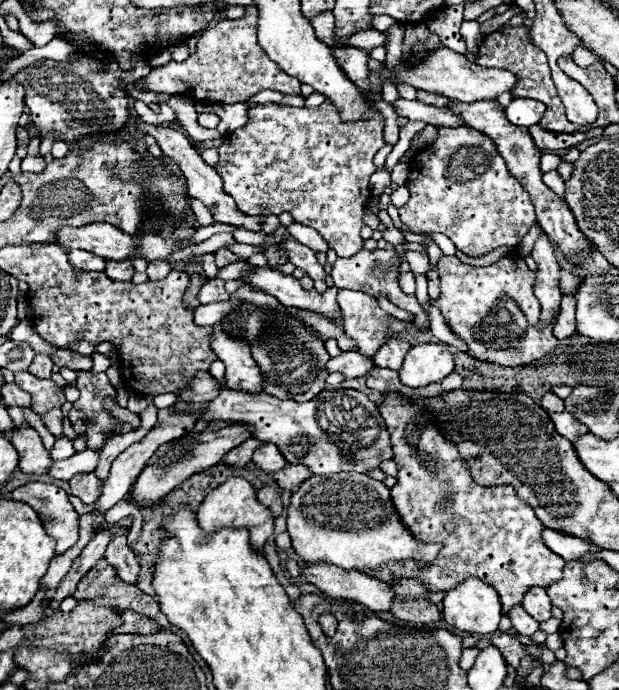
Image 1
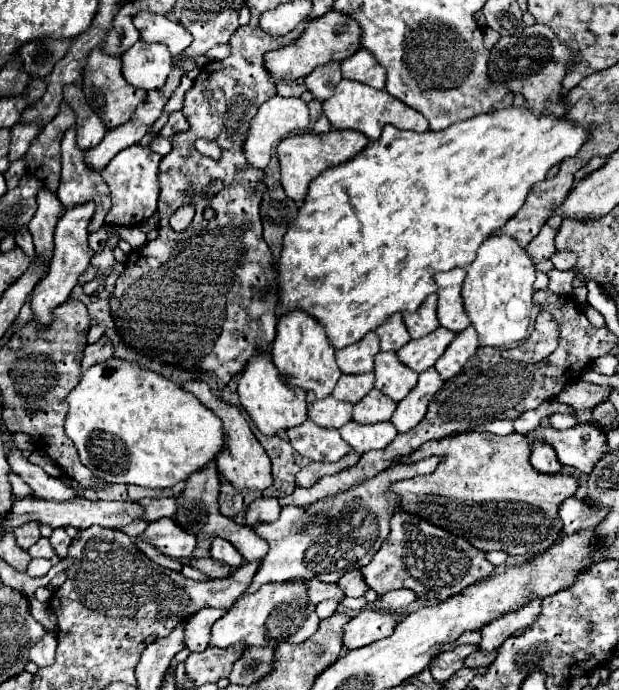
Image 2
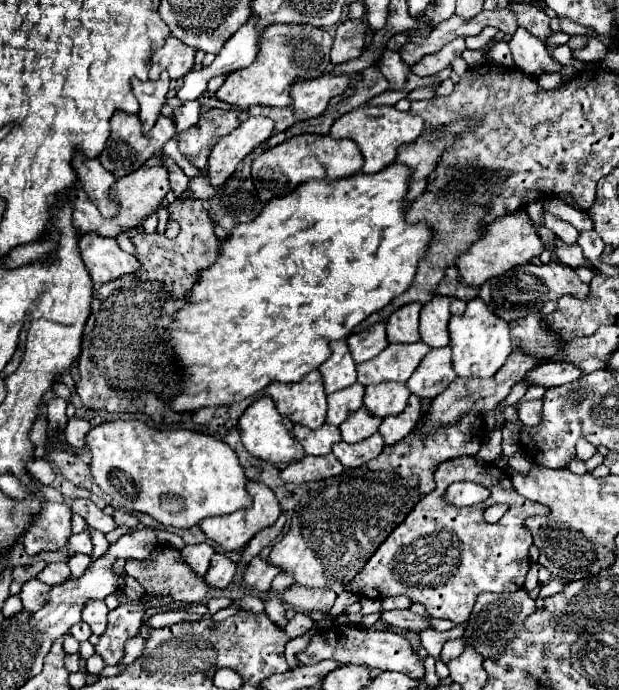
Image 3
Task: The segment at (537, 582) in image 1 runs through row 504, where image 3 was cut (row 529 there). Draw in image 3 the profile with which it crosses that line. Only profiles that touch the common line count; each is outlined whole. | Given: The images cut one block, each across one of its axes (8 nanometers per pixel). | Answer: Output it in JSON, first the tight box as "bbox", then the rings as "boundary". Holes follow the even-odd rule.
{"bbox":[344,456,550,624],"boundary":[[[464,456],[464,458],[448,460],[438,466],[434,478],[436,478],[436,490],[426,494],[424,500],[416,504],[412,516],[408,516],[408,520],[404,520],[404,524],[400,524],[400,528],[396,528],[396,532],[392,532],[392,536],[384,540],[376,554],[368,560],[368,564],[360,570],[360,574],[354,576],[354,580],[344,586],[344,590],[360,598],[372,598],[372,600],[384,600],[388,596],[406,594],[414,602],[420,602],[426,608],[428,616],[462,624],[470,618],[472,606],[480,592],[516,592],[522,588],[526,572],[530,568],[528,548],[532,544],[532,532],[526,528],[524,520],[536,514],[548,514],[550,508],[538,502],[524,500],[524,496],[520,496],[514,490],[510,476],[502,468],[496,468],[494,464],[478,458]],[[458,480],[470,480],[482,484],[484,488],[490,490],[488,500],[482,504],[474,504],[470,508],[456,508],[454,504],[446,502],[444,500],[446,488]],[[498,502],[508,504],[508,510],[502,516],[500,524],[488,524],[484,520],[484,510]]]}

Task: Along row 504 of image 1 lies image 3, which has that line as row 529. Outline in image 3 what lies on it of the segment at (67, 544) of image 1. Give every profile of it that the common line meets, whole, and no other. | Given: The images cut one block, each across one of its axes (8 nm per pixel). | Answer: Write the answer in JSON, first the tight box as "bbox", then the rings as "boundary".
{"bbox":[22,484,72,556],"boundary":[[[38,484],[38,490],[46,496],[46,504],[36,516],[32,528],[22,536],[24,550],[30,556],[62,550],[72,536],[72,510],[64,496],[52,486]]]}

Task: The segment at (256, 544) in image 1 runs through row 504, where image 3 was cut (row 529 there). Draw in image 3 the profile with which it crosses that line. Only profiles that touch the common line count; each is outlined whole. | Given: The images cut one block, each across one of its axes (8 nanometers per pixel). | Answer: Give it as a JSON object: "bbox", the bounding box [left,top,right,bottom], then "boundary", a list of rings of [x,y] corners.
{"bbox":[198,482,280,552],"boundary":[[[248,482],[248,494],[254,496],[254,504],[252,508],[244,510],[244,512],[234,512],[234,514],[228,514],[228,516],[214,516],[214,518],[208,518],[208,520],[202,520],[198,526],[200,530],[210,538],[214,540],[216,544],[220,544],[226,552],[234,552],[234,550],[240,550],[244,548],[260,530],[272,526],[278,516],[280,516],[280,506],[278,506],[278,500],[274,496],[274,492],[270,488],[264,488],[264,484],[256,484],[256,482]]]}

